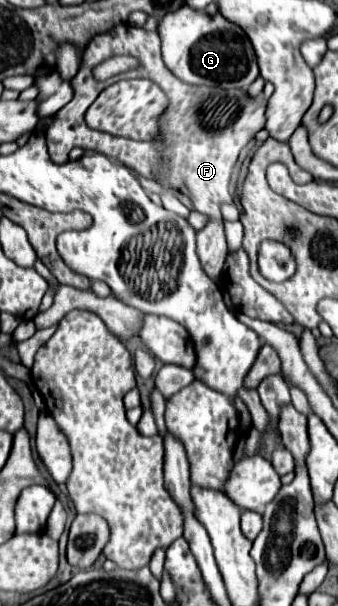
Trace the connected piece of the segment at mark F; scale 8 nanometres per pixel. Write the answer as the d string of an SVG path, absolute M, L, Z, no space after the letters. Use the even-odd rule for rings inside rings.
M115 25L111 31L95 35L89 45L83 51L83 59L79 65L77 75L73 77L73 89L75 97L71 99L69 105L59 109L53 115L51 125L47 127L47 147L49 155L55 163L65 163L67 155L73 147L81 149L91 149L97 153L103 153L107 157L113 157L115 161L131 167L135 173L143 177L143 171L151 171L151 177L157 179L155 175L157 169L161 169L165 163L165 183L171 185L173 189L181 191L187 195L193 203L193 209L207 215L209 223L203 227L203 231L197 233L197 251L199 259L203 259L203 265L207 267L207 275L211 279L219 279L225 257L229 255L227 249L227 239L223 231L223 215L221 215L221 205L223 203L233 203L233 197L229 193L229 183L231 183L231 173L237 163L237 157L241 149L255 137L257 131L265 127L263 111L265 111L265 99L261 97L251 97L243 89L231 89L223 91L221 87L203 87L203 85L189 85L179 81L163 63L161 59L161 49L159 49L159 33L139 29L139 27L129 27L129 25ZM113 55L131 55L139 61L135 69L129 69L125 73L119 73L107 81L95 81L91 75L91 69L113 57ZM133 77L147 77L153 83L157 83L163 93L169 99L167 111L163 113L163 145L161 143L141 143L125 137L111 137L101 131L93 131L85 125L85 111L87 107L97 99L101 89L105 89L109 83L115 83L119 79L133 79Z

